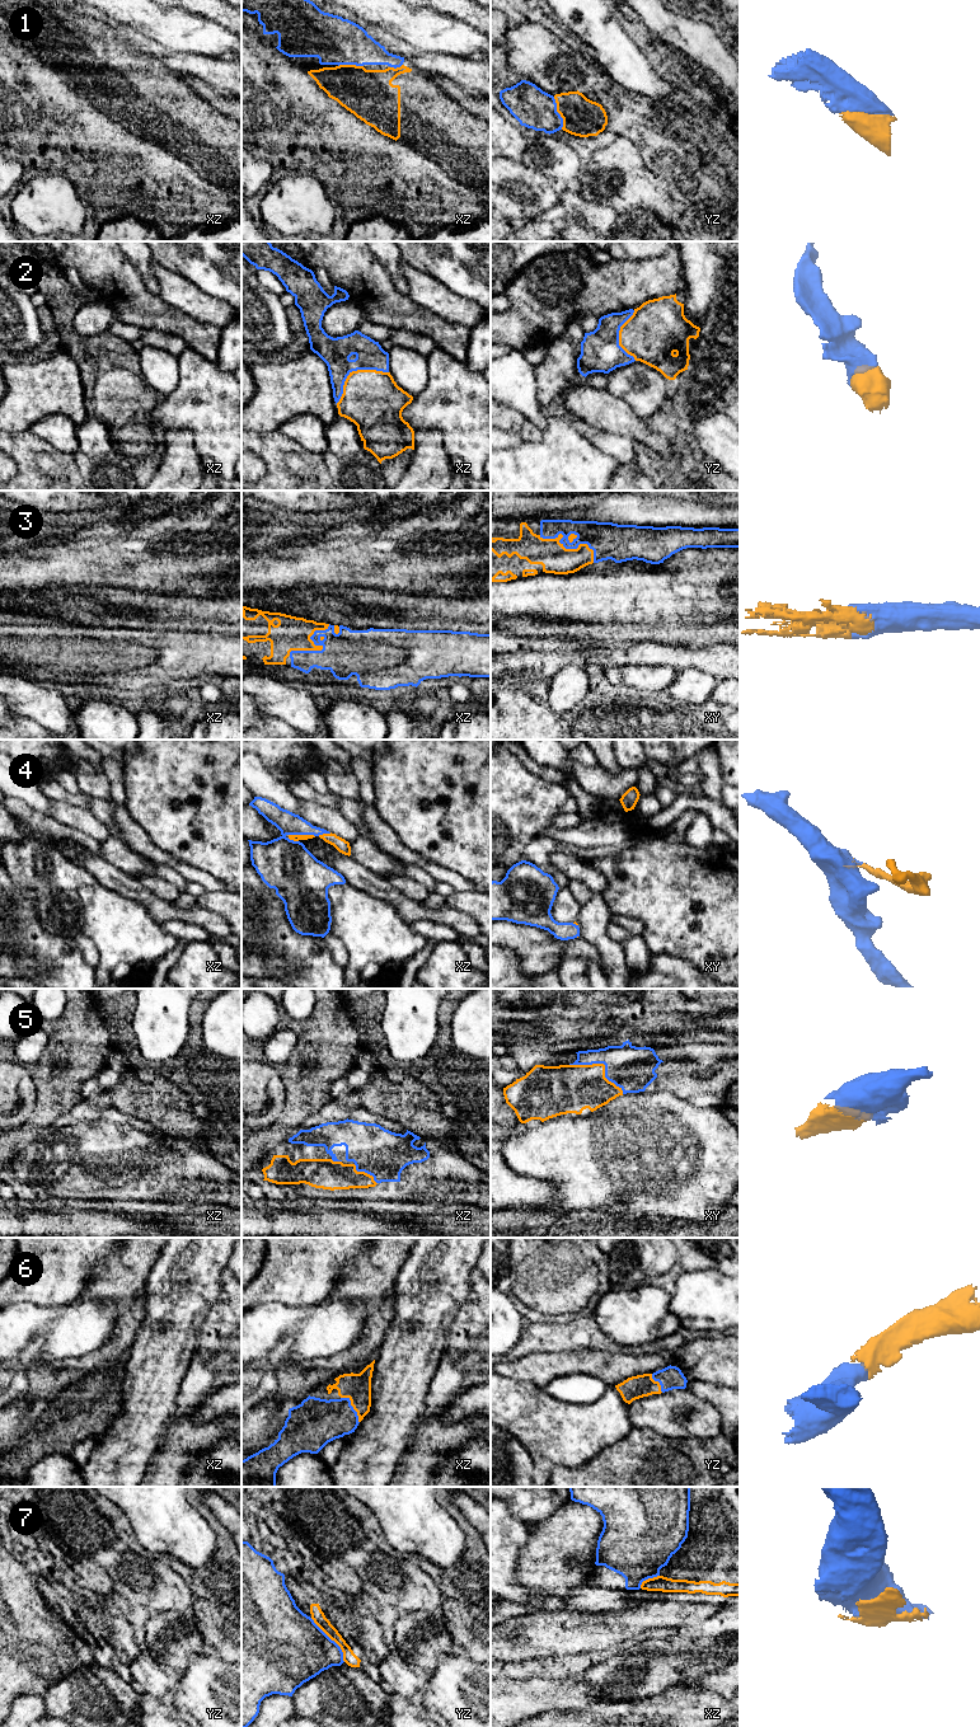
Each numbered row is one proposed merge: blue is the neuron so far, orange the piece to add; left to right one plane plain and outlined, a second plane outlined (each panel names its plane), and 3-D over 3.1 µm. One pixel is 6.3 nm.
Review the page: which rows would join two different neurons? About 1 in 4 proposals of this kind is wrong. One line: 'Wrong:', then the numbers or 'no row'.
Wrong: 7

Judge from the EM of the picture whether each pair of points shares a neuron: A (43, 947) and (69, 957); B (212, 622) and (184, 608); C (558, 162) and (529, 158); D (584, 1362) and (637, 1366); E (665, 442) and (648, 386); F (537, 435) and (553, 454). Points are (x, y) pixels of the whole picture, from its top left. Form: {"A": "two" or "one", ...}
{"A": "one", "B": "one", "C": "one", "D": "one", "E": "two", "F": "two"}

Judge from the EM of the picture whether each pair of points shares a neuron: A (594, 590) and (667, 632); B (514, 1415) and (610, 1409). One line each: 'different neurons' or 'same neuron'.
A: different neurons
B: same neuron

